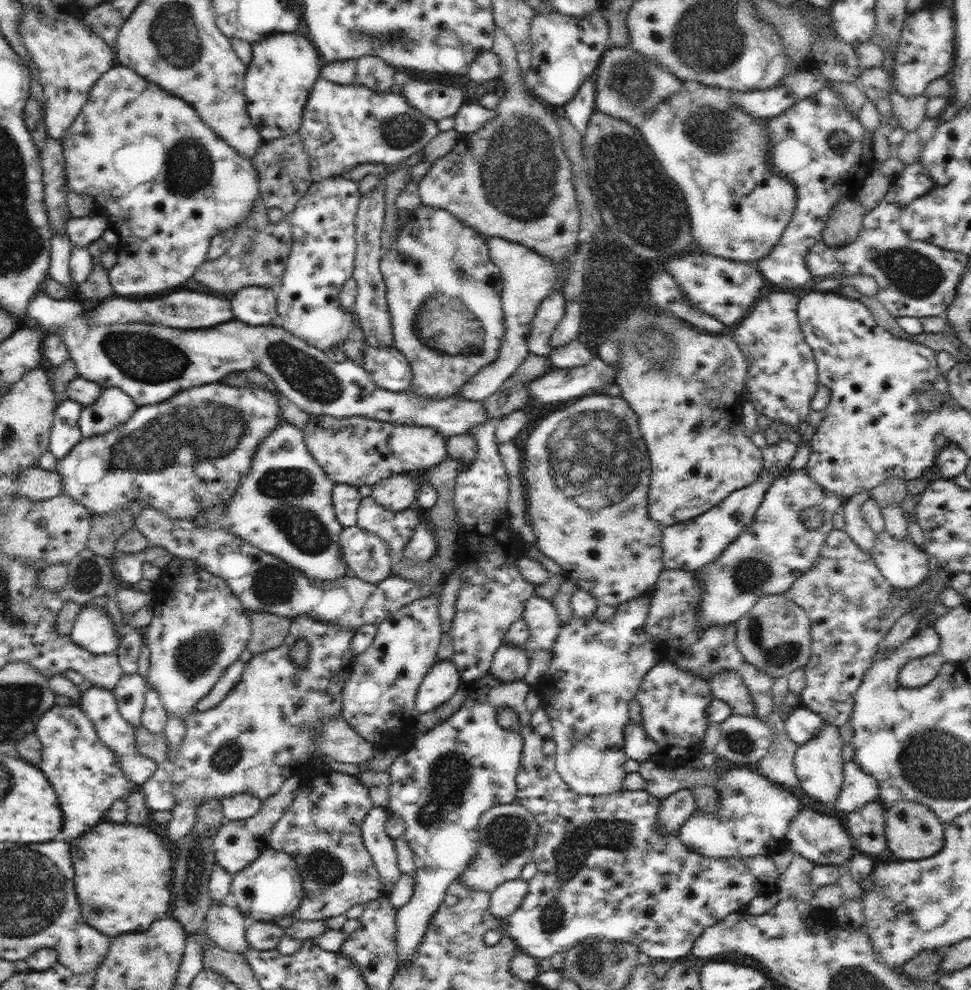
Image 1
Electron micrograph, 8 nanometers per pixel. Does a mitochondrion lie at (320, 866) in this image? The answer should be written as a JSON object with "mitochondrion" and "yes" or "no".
{"mitochondrion":"yes"}

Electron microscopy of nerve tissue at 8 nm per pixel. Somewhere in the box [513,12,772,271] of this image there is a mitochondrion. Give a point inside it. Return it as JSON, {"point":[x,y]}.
{"point":[653,213]}

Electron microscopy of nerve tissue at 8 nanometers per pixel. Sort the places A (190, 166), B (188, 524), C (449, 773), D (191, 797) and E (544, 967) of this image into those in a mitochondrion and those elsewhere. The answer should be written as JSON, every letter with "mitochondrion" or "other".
{"A":"mitochondrion","B":"other","C":"mitochondrion","D":"other","E":"other"}

